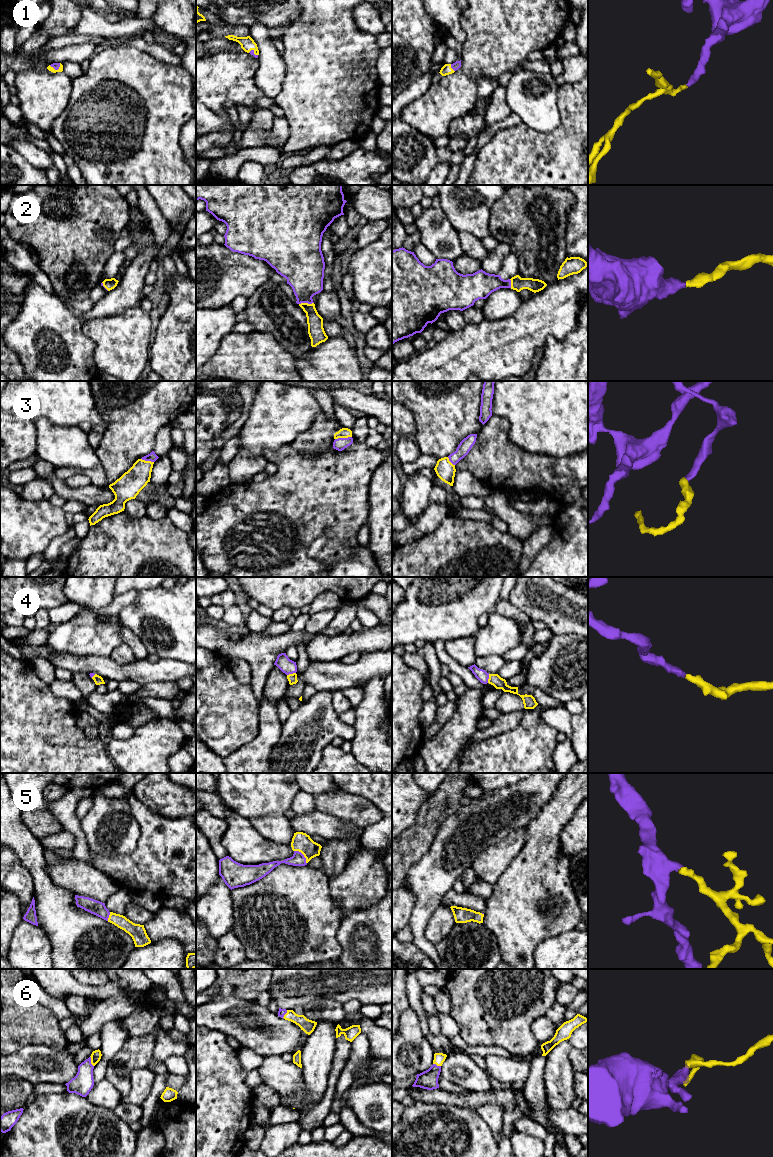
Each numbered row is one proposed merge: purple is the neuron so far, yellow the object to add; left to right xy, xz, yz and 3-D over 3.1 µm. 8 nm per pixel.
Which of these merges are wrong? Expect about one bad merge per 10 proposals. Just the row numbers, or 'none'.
none

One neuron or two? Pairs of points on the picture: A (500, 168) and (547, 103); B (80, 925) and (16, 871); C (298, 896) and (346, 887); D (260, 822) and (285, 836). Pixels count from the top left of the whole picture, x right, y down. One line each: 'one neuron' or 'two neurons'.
A: two neurons
B: two neurons
C: two neurons
D: one neuron

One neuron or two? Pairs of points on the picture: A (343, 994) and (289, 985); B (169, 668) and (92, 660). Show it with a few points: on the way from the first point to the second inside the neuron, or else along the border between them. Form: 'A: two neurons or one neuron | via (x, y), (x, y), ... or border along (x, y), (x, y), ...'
A: one neuron | via (330, 985), (303, 985)
B: one neuron | via (150, 671), (111, 670)

